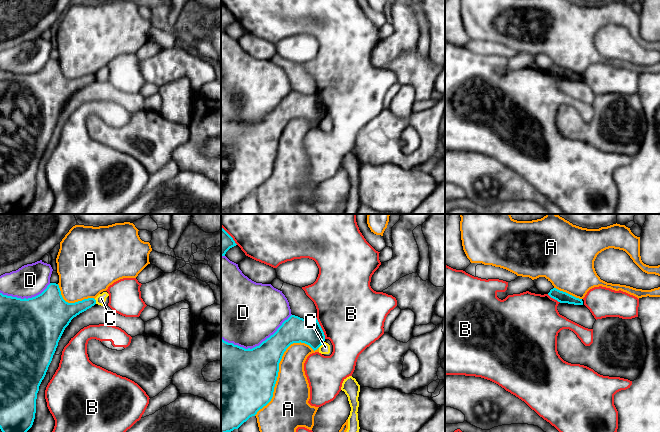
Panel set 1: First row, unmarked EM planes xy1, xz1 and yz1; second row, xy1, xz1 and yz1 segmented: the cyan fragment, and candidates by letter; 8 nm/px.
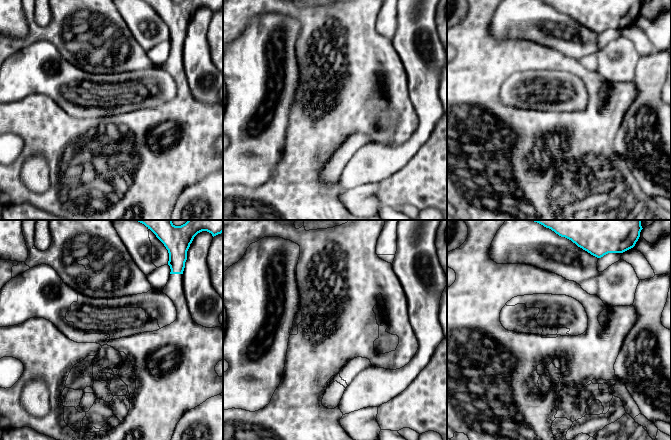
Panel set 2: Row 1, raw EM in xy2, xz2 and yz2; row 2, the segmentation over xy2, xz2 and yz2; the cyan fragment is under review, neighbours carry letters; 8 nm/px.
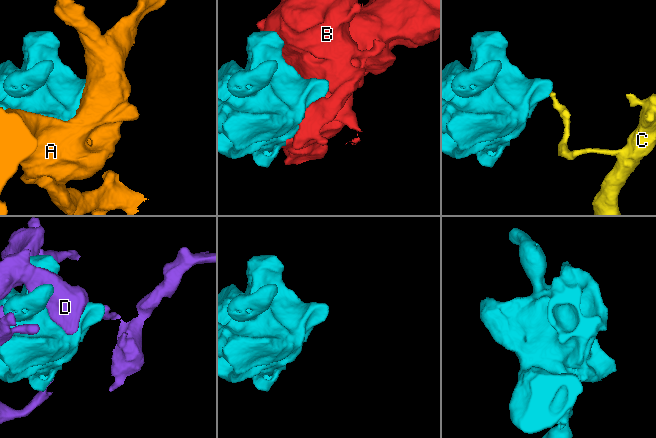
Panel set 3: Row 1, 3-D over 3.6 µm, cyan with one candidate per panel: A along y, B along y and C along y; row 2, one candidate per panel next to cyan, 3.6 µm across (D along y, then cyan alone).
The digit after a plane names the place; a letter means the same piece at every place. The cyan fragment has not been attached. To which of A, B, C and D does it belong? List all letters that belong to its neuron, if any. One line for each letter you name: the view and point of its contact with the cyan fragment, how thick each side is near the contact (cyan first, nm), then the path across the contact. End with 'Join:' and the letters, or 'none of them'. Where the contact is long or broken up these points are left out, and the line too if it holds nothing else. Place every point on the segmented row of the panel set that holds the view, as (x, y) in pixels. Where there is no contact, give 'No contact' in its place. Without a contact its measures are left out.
Join: none of them

